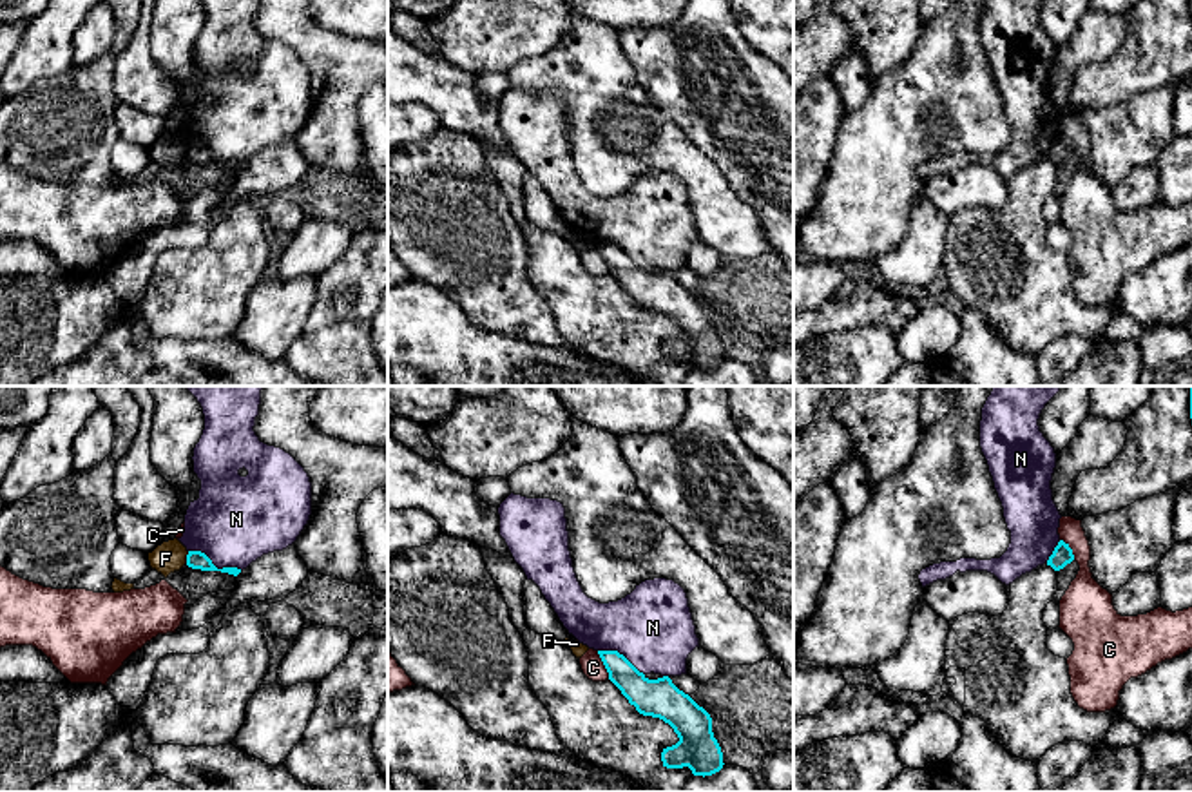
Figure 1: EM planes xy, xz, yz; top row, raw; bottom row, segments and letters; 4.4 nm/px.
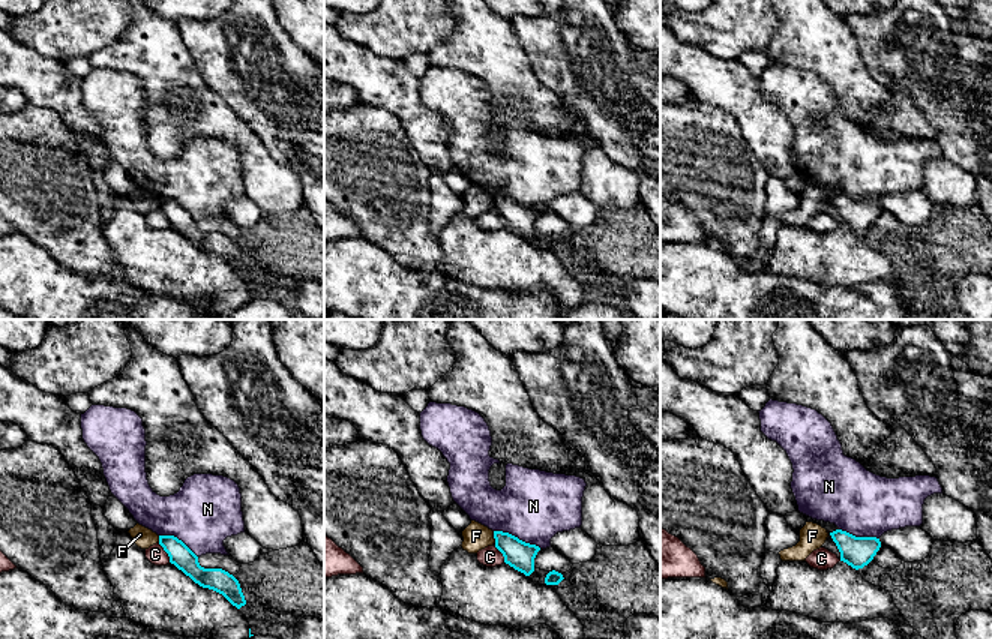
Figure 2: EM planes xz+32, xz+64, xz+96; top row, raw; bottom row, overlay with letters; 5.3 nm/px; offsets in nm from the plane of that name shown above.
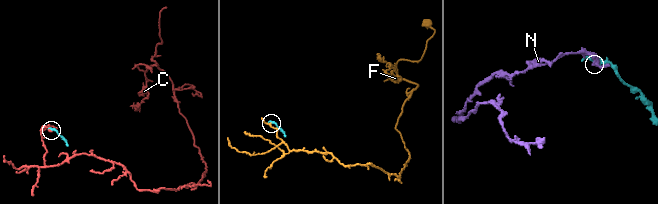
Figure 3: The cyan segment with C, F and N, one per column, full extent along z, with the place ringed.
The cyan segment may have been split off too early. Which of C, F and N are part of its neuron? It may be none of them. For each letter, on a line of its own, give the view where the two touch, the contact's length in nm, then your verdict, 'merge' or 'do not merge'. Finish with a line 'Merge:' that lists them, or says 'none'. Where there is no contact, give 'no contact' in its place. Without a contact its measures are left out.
C: xz | 140 nm | do not merge
F: xy | 60 nm | do not merge
N: xy | 260 nm | do not merge
Merge: none

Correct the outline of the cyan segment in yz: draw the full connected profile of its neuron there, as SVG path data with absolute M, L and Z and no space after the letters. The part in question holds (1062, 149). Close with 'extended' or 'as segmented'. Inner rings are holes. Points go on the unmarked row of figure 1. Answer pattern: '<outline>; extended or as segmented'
M1060 134L1053 149L1049 150L1047 159L1051 159L1054 165L1060 165L1072 154L1074 154L1072 143L1069 141L1069 138Z; as segmented

